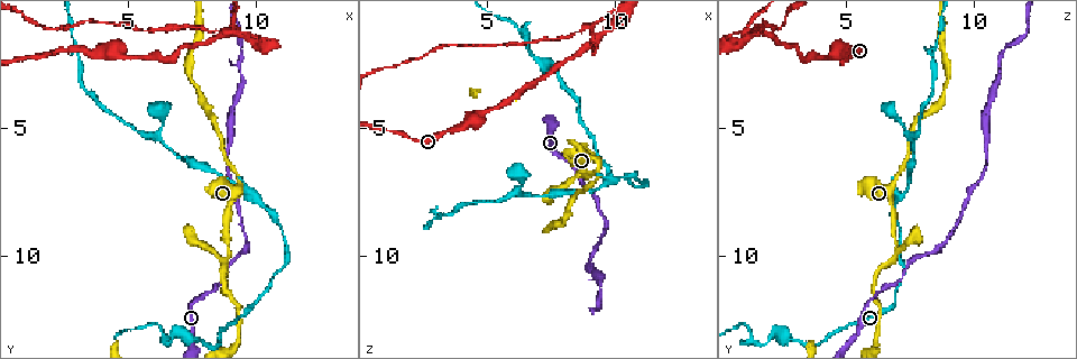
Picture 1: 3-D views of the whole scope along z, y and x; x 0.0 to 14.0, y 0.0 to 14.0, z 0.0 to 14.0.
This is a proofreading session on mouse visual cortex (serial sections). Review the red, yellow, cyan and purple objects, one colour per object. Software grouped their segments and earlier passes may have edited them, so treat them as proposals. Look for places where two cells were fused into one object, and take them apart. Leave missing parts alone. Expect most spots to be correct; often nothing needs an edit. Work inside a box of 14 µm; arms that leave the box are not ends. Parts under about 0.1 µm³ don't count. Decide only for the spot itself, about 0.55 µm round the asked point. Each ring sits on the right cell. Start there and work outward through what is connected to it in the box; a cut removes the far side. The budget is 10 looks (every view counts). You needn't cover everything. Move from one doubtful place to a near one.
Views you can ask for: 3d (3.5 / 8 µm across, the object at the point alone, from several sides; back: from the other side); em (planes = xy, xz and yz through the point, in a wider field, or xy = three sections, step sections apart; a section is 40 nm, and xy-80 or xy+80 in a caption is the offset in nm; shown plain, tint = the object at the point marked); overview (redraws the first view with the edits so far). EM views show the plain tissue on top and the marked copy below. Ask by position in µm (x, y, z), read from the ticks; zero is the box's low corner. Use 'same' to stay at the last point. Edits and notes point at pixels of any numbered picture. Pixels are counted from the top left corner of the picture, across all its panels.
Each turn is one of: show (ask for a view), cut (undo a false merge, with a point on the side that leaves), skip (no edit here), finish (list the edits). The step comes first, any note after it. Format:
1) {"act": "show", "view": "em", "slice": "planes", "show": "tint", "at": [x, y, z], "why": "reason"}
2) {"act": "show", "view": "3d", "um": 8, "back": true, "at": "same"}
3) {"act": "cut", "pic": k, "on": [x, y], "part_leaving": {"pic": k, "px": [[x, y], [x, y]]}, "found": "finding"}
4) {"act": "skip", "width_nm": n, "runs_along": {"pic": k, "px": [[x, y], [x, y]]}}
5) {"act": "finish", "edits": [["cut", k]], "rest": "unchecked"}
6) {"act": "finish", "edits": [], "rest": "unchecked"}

{"act": "show", "view": "3d", "um": 8, "at": [3.0, 2.1, 8.4], "why": "thick turns thin"}

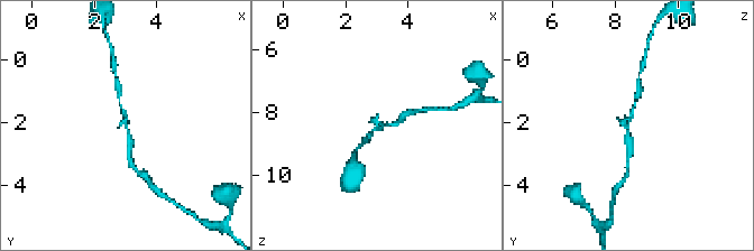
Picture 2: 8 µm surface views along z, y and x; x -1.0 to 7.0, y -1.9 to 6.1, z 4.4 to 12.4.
{"act": "show", "view": "em", "slice": "xy", "step": 1, "show": "tint", "at": [3.1, 2.1, 8.4], "arm_widths_nm": [100, 250], "why": "need the tissue"}

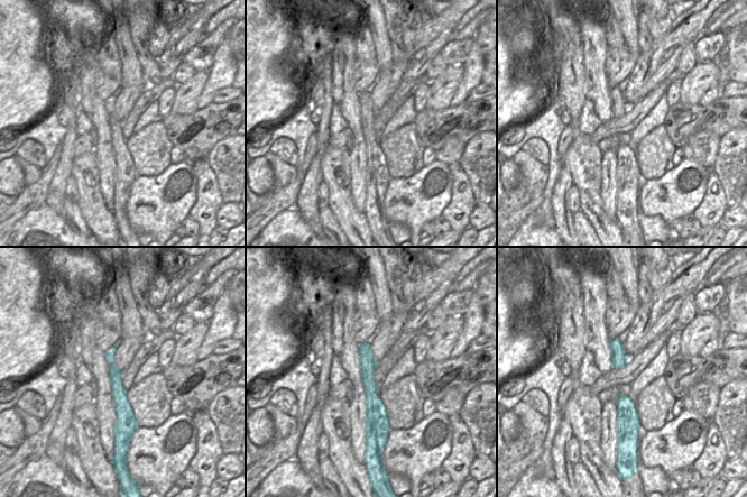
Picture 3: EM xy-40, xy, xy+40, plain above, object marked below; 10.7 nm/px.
{"act": "skip", "runs_along": {"pic": 2, "px": [[130, 156], [130, 137], [119, 94]]}, "found": "continuous, no second cell"}

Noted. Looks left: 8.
{"act": "show", "view": "3d", "um": 3.5, "at": [6.6, 13.4, 1.4]}

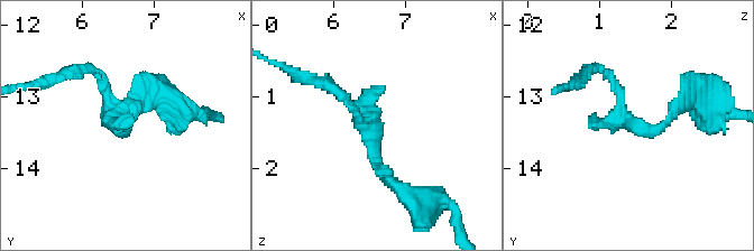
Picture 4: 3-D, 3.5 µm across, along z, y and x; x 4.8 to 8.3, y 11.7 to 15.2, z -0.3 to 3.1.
{"act": "show", "view": "em", "slice": "planes", "show": "tint", "at": [6.55, 13.40, 1.40], "why": "need the tissue"}

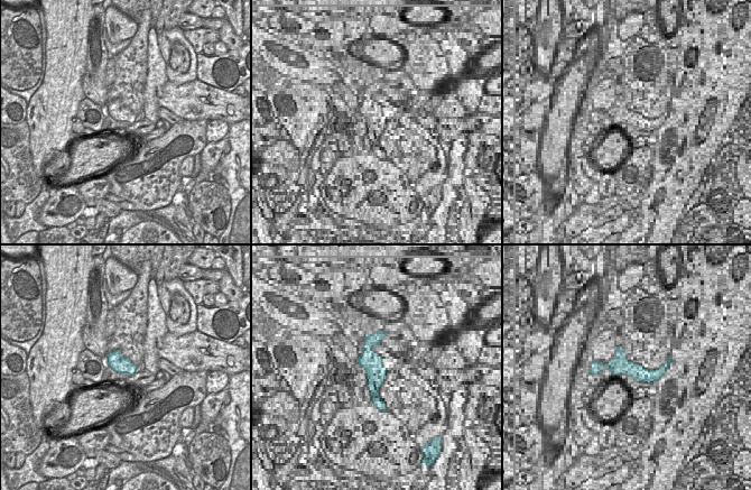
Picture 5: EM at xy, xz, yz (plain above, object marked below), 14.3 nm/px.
{"act": "skip", "width_nm": 280, "runs_along": {"pic": 4, "px": [[391, 180], [339, 95]]}, "found": "continuous, no second cell"}

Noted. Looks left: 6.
{"act": "show", "view": "3d", "um": 3.5, "back": true, "at": [8.8, 10.2, 6.8], "why": "branch point"}

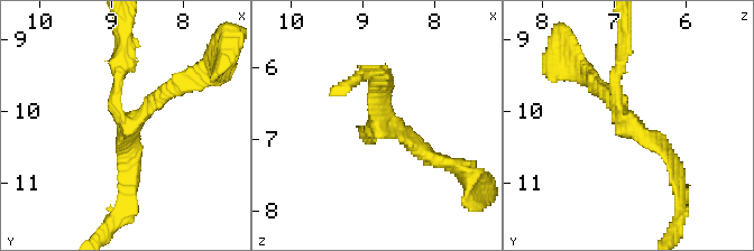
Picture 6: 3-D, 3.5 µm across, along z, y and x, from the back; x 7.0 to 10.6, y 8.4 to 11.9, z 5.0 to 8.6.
{"act": "show", "view": "em", "slice": "xy", "step": 1, "show": "tint", "at": [8.80, 10.15, 6.85], "why": "shape alone is not enough"}

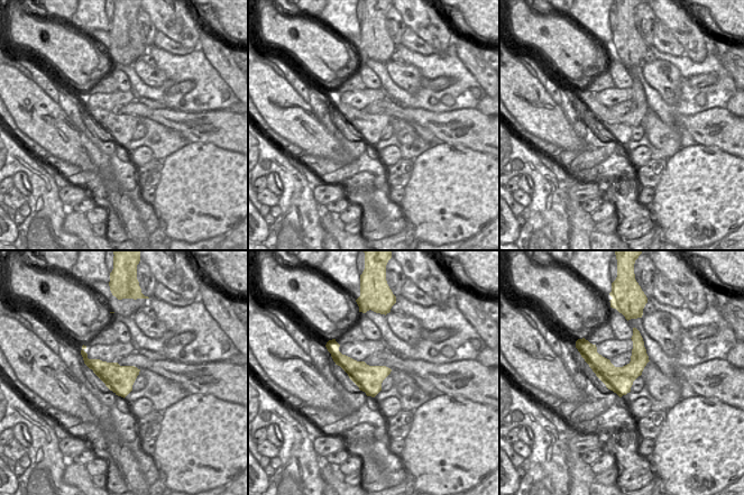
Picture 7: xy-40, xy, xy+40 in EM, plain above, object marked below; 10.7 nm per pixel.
{"act": "skip", "arm_widths_nm": [150, 200, 200], "found": "continuous, no second cell"}

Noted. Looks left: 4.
{"act": "show", "view": "3d", "um": 3.5, "at": [9.3, 2.8, 11.0]}

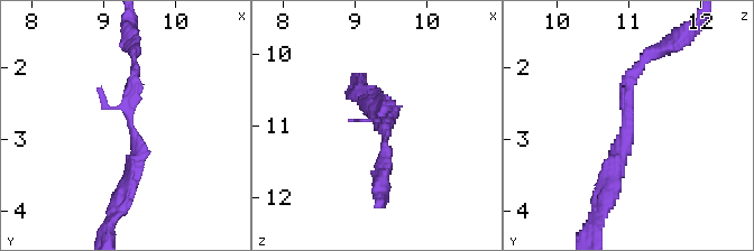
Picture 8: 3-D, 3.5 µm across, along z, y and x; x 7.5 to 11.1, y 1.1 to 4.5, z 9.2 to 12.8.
{"act": "show", "view": "em", "slice": "planes", "show": "tint", "at": [9.35, 2.75, 11.00]}

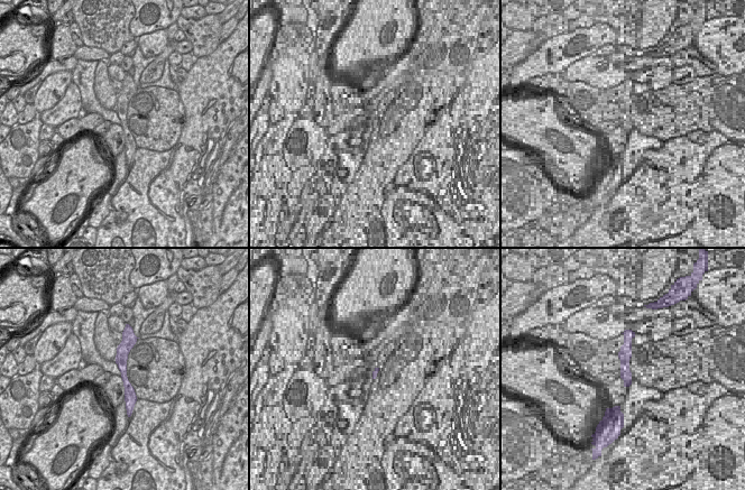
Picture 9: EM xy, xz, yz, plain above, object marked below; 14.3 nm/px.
{"act": "skip", "found": "one cell here"}

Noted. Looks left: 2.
{"act": "finish", "edits": [], "rest": "unchecked"}

